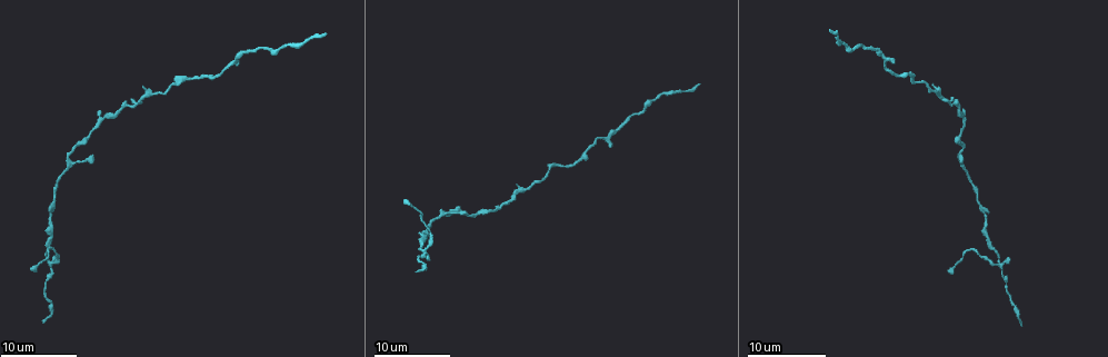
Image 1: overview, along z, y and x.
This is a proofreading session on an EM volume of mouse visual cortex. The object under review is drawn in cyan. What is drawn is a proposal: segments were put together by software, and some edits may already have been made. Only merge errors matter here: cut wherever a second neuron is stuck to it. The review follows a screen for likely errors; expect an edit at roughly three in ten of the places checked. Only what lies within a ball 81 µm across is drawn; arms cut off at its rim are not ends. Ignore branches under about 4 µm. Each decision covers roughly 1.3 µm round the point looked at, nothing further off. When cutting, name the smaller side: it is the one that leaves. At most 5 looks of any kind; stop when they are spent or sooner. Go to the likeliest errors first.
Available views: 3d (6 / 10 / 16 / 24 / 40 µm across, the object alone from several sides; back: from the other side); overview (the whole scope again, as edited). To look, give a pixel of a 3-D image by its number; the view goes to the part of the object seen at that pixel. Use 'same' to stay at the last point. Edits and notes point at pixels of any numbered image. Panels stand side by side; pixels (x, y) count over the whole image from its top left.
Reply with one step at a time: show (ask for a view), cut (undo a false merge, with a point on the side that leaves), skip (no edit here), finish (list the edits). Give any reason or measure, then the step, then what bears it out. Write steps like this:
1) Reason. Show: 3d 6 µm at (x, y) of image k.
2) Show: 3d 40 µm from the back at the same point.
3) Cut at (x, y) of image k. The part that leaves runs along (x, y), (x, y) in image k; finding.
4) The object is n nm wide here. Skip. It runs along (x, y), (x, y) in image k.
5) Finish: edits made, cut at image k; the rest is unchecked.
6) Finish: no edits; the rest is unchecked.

Four-way junction. Show: 3d 10 µm at (53, 262) of image 1.

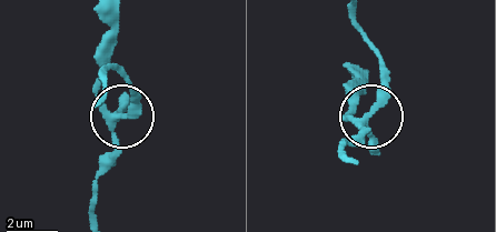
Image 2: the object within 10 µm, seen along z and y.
The side arm is 10 µm long. Skip. It runs along (363, 73), (350, 113), (365, 120), (358, 141) in image 2; continuous, no second neuron.

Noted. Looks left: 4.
Three-way junction. Show: 3d 6 µm at (228, 63) of image 1.

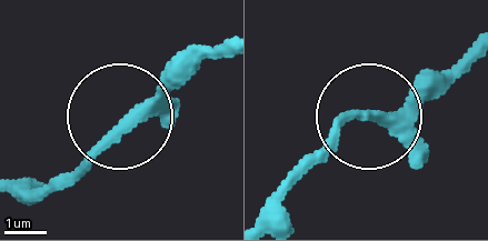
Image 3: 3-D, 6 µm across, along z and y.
From behind. Show: 3d 6 µm from the back at (384, 120) of image 3.

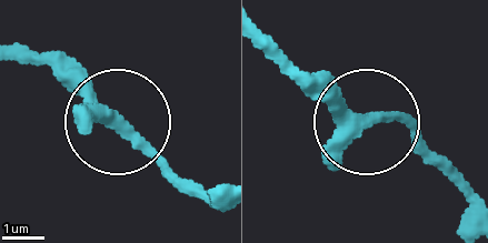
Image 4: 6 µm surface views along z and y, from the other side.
Skip. One neuron here.

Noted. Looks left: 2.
Sudden change in width. Show: 3d 10 µm at (100, 124) of image 1.

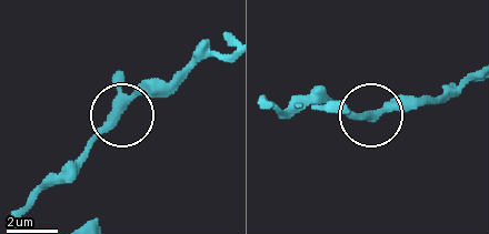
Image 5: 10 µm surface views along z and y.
The object is 290 nm wide here. Skip. It runs along (192, 70), (143, 89), (62, 175) in image 5; one neuron here.

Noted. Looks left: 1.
Finish: no edits; the rest is unchecked.

